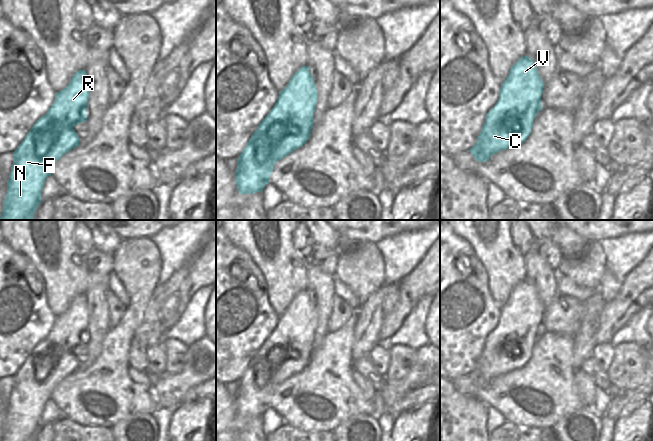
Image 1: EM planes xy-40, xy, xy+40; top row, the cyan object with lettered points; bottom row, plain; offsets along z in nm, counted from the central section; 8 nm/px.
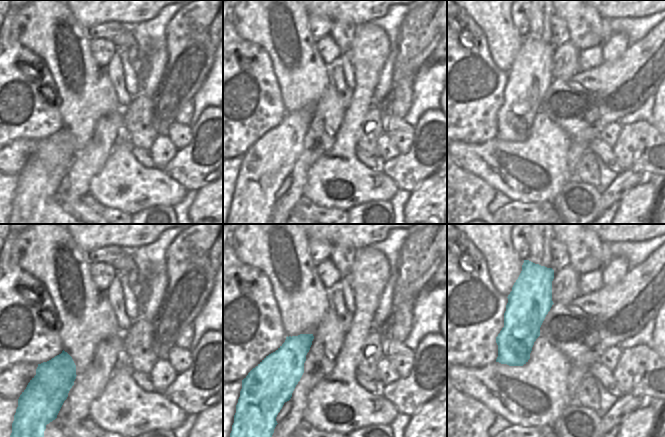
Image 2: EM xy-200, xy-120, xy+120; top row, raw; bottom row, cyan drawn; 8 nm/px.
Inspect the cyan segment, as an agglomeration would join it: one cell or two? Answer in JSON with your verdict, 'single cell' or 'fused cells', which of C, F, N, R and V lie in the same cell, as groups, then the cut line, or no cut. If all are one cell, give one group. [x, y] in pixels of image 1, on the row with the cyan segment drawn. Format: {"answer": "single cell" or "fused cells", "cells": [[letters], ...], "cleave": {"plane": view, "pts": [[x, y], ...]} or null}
{"answer": "single cell", "cells": [["C", "F", "N", "R", "V"]], "cleave": null}

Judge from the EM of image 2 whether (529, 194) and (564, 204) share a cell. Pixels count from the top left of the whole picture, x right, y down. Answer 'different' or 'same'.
different

